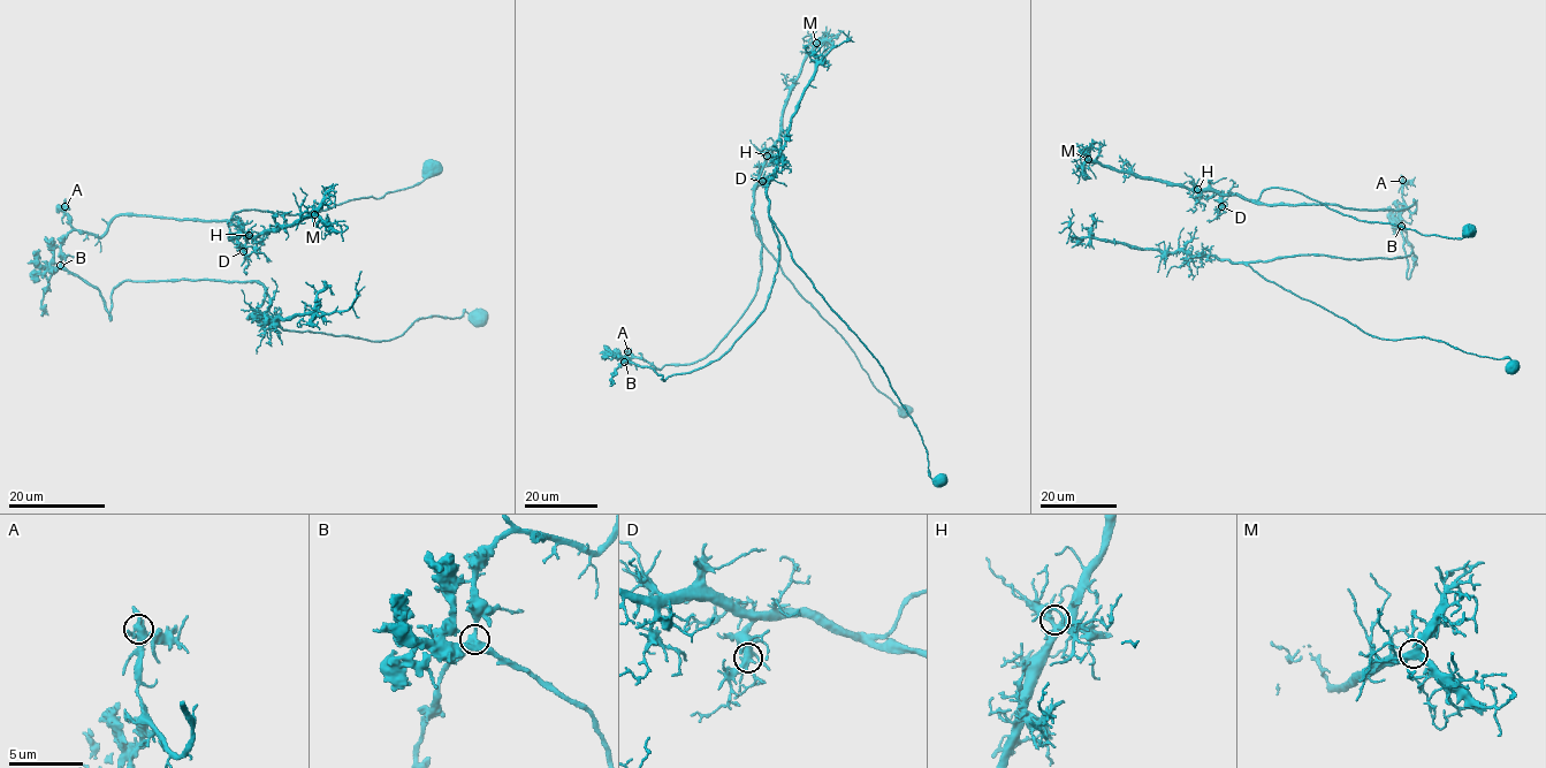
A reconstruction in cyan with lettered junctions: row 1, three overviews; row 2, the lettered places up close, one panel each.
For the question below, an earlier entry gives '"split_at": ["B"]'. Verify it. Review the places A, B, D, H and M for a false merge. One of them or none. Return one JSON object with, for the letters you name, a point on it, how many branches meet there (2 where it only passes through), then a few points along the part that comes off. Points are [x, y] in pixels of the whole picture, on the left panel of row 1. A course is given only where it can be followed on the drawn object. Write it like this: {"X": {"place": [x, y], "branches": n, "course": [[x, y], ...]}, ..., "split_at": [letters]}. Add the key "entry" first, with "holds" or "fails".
{"entry": "holds", "B": {"place": [60, 265], "branches": 4, "course": [[60, 266], [73, 230], [100, 236], [120, 215], [236, 218], [233, 237], [233, 212], [383, 196], [432, 159]]}, "split_at": ["B"]}

